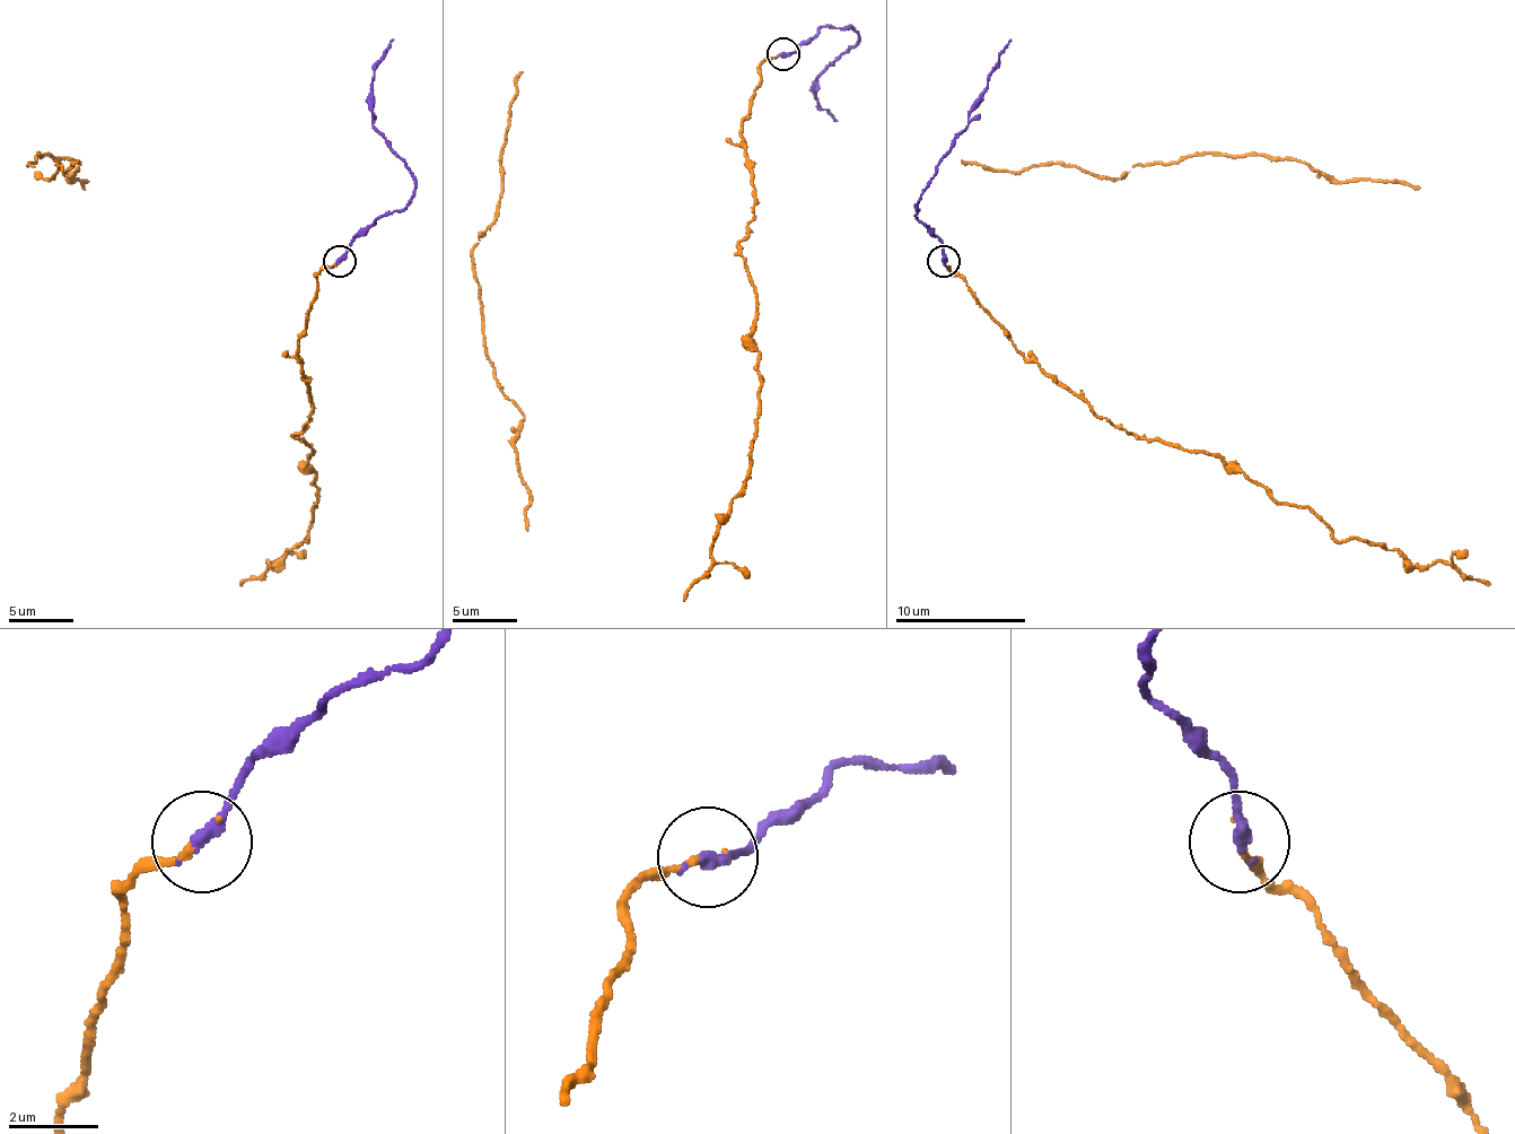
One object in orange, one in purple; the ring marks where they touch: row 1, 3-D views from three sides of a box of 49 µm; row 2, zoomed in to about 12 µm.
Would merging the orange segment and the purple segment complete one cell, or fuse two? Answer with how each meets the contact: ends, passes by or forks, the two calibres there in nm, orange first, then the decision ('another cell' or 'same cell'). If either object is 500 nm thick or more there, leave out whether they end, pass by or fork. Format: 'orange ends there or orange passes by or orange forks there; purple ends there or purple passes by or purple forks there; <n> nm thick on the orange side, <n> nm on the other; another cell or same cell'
orange ends there; purple ends there; 140 nm thick on the orange side, 280 nm on the other; same cell

